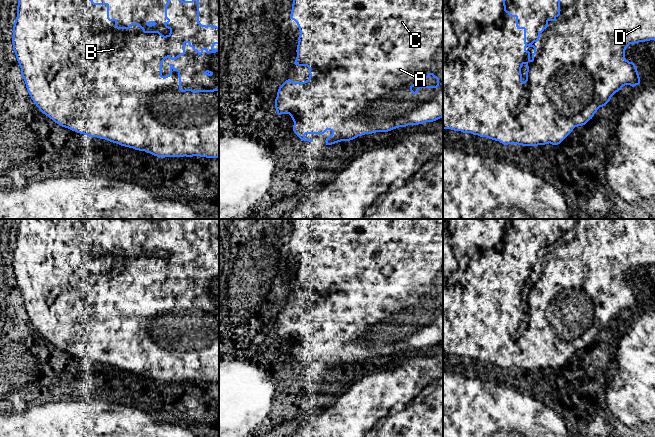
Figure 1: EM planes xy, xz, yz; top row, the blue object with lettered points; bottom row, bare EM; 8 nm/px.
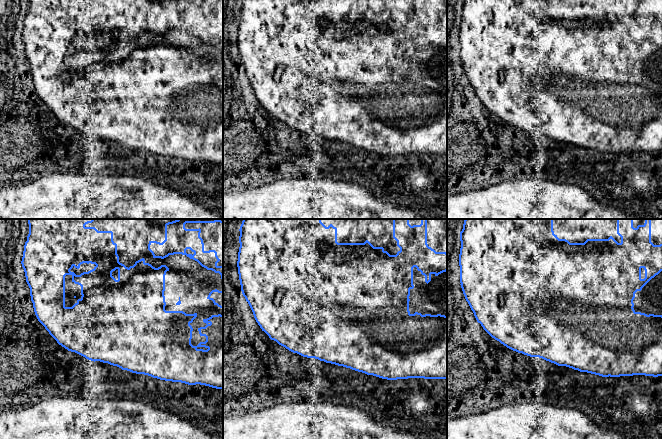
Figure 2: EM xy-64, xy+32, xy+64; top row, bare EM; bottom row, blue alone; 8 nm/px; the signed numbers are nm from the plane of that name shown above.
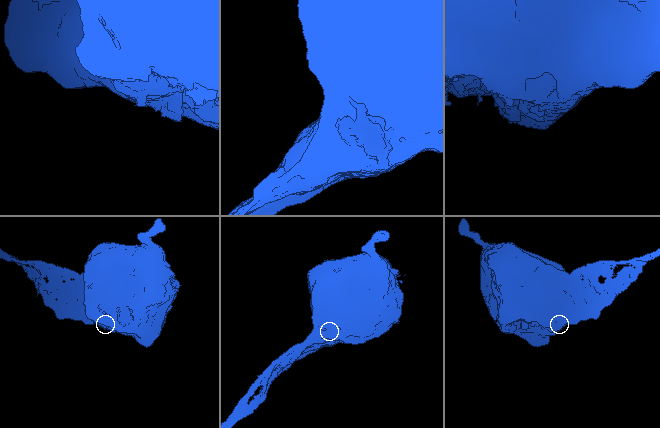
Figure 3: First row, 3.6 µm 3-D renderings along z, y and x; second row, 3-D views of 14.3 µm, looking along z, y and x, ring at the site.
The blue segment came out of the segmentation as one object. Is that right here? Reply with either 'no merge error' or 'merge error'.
no merge error

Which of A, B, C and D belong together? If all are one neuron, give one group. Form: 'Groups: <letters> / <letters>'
Groups: A B C D

